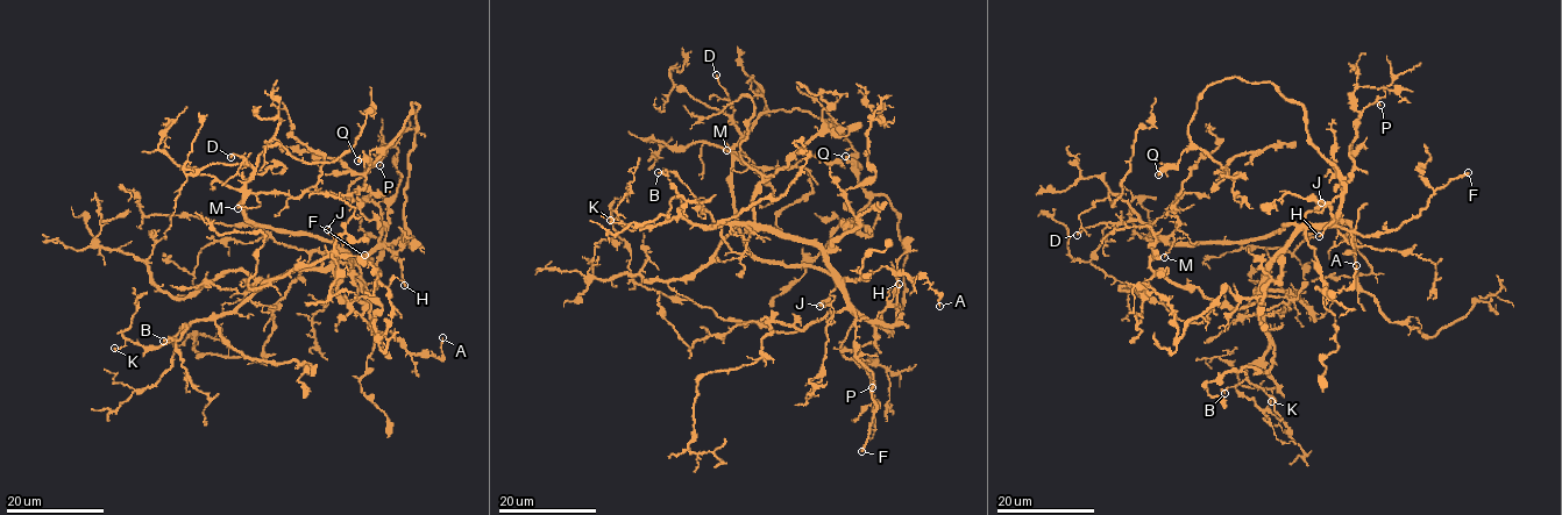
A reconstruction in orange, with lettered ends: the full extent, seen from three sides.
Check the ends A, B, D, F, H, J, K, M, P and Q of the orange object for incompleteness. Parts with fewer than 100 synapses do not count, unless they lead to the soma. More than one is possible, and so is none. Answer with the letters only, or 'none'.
F

